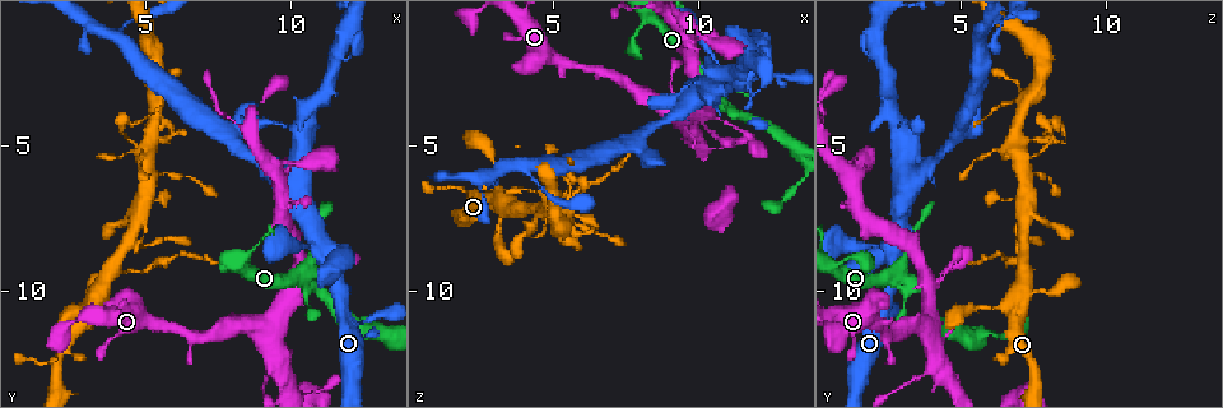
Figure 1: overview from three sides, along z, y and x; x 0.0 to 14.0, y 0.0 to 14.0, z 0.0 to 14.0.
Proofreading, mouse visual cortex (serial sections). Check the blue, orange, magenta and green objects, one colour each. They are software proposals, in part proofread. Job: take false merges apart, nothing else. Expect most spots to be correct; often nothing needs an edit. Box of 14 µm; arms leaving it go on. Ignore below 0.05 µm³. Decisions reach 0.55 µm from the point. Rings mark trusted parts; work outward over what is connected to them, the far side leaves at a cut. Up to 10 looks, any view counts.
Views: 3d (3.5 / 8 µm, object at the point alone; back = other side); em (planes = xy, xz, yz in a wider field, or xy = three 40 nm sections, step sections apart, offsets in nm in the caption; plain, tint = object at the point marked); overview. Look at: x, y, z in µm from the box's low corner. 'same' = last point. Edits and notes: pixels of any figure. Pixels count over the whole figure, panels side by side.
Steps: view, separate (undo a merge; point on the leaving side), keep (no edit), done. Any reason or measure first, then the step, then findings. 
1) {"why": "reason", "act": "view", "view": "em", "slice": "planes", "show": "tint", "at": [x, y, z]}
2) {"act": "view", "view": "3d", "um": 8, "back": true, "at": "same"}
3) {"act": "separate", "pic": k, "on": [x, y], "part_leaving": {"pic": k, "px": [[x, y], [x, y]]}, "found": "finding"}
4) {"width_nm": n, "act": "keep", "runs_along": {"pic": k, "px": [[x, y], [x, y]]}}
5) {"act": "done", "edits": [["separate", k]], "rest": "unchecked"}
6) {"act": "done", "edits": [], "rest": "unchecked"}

{"why": "calibre changes", "act": "view", "view": "3d", "um": 3.5, "at": [10.6, 7.4, 2.9]}

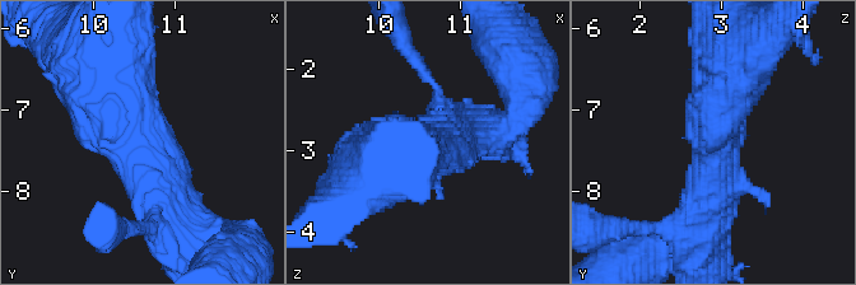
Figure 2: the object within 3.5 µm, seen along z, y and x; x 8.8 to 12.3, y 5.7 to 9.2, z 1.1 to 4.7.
{"act": "view", "view": "em", "slice": "xy", "step": 2, "show": "tint", "at": "same"}

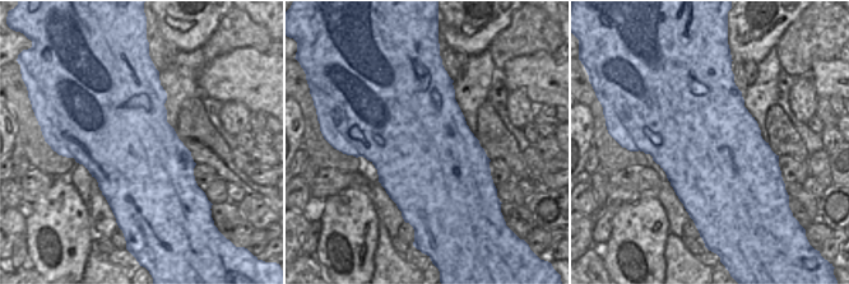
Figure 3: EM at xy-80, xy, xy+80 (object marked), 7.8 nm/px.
{"act": "keep", "found": "continuous, no second cell"}

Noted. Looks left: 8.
{"why": "calibre changes", "act": "view", "view": "3d", "um": 3.5, "at": [10.5, 9.4, 2.8]}

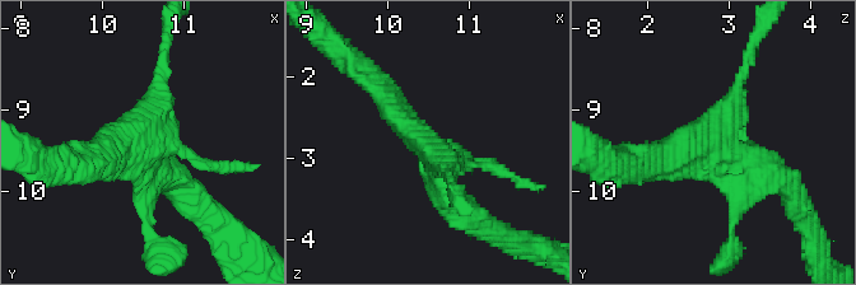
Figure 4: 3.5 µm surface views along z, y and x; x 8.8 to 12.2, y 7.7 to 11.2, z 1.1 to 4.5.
{"why": "now the EM", "act": "view", "view": "em", "slice": "xy", "step": 1, "show": "tint", "at": [10.45, 9.45, 2.80]}

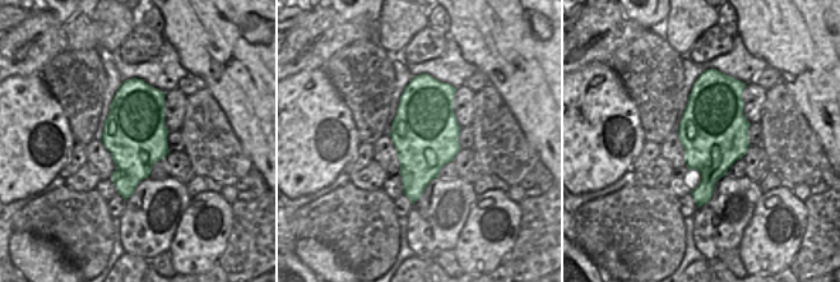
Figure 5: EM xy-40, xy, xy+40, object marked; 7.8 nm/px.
{"why": "cut it another way", "act": "view", "view": "em", "slice": "xy", "step": 5, "show": "tint", "at": "same"}

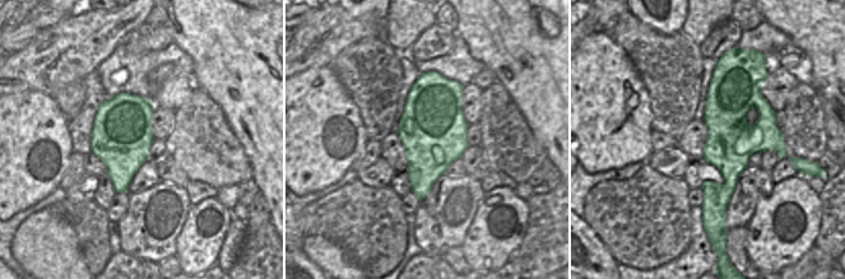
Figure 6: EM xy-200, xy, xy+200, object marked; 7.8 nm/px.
{"act": "keep", "runs_along": {"pic": 6, "px": [[715, 77], [729, 182], [710, 201]]}, "found": "continuous, no second cell"}

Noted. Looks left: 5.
{"why": "calibre changes", "act": "view", "view": "3d", "um": 3.5, "back": true, "at": [4.0, 10.4, 2.3]}

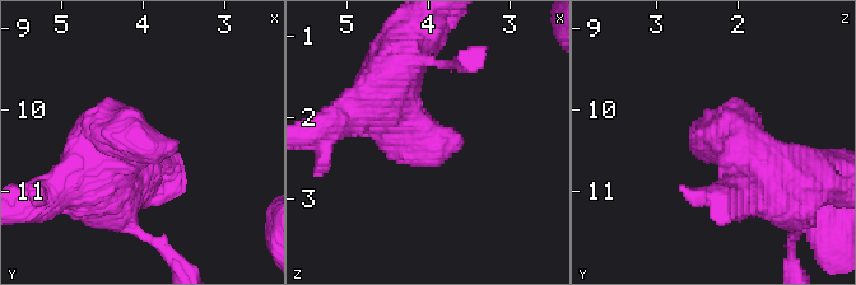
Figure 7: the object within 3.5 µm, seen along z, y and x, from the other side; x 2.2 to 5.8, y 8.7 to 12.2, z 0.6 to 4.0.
{"why": "now the EM", "act": "view", "view": "em", "slice": "xy", "step": 5, "show": "tint", "at": [3.95, 10.45, 2.30]}

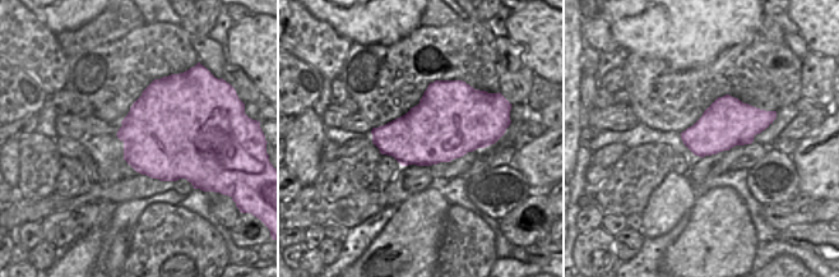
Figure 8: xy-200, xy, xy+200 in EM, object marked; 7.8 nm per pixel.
{"act": "keep", "runs_along": {"pic": 7, "px": [[384, 87], [415, 135], [463, 139]]}, "found": "continuous, no second cell"}

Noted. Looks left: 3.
{"why": "three arms meet", "act": "view", "view": "3d", "um": 3.5, "back": true, "at": [4.1, 9.3, 7.3]}

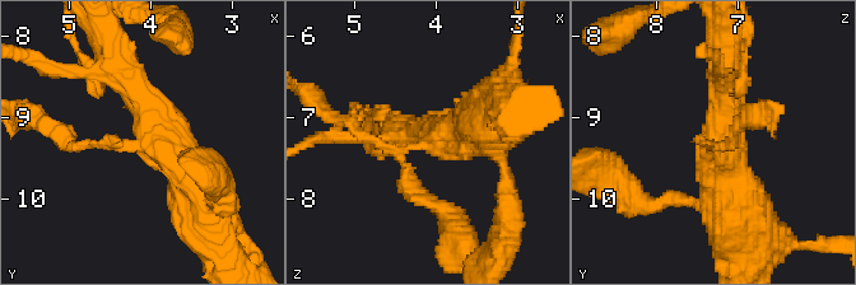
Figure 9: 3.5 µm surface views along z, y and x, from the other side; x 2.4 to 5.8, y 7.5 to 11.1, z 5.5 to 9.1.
{"arms": 3, "arm_widths_nm": [100, 400, 700], "why": "shape alone is not enough", "act": "view", "view": "em", "slice": "xy", "step": 1, "show": "tint", "at": [4.05, 9.35, 7.30]}

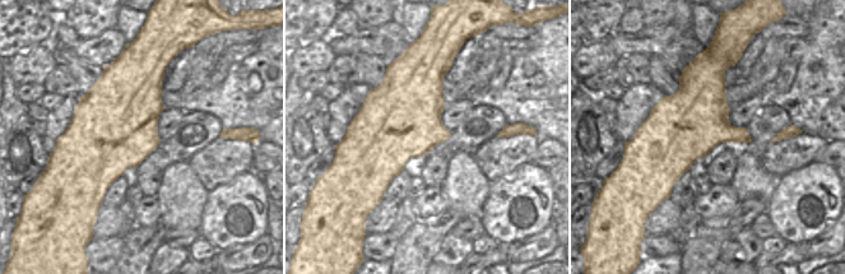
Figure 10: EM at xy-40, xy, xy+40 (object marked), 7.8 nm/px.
{"act": "keep", "runs_along": {"pic": 9, "px": [[200, 208], [177, 153], [119, 66]]}, "found": "one cell here"}

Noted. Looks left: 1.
{"act": "done", "edits": [], "rest": "unchecked"}

